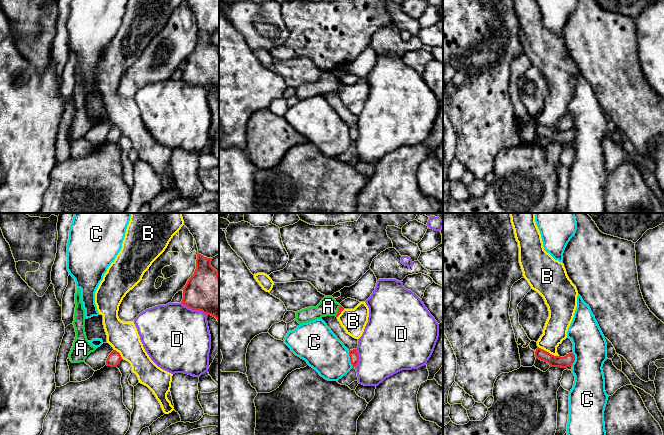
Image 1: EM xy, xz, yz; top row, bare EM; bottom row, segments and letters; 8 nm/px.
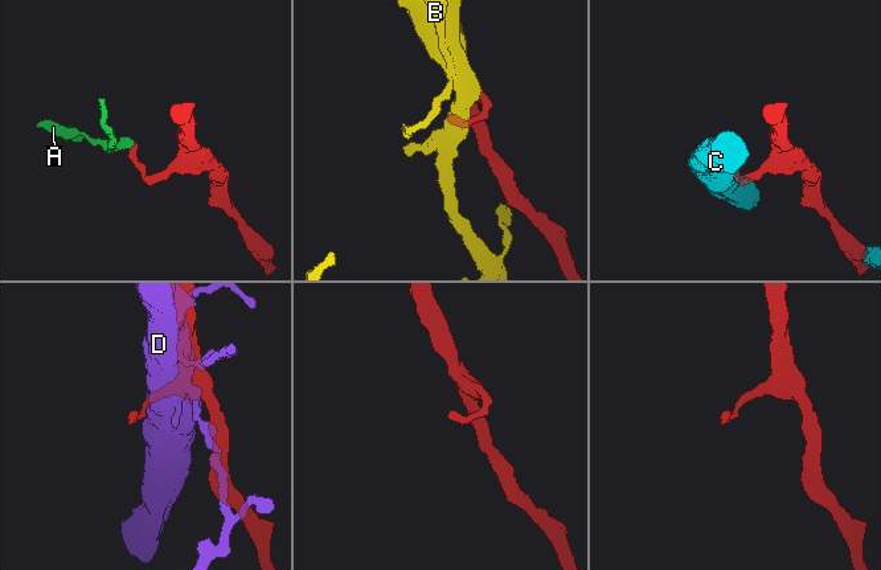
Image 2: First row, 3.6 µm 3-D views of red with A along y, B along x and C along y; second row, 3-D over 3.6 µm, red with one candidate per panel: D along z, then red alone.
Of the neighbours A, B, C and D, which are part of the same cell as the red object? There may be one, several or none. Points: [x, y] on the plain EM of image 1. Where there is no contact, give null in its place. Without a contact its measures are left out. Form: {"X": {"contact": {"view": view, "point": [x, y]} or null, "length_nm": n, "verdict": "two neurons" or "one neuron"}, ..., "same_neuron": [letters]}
{"A": {"contact": {"view": "xz", "point": [338, 86]}, "length_nm": 100, "verdict": "two neurons"}, "B": {"contact": {"view": "yz", "point": [548, 128]}, "length_nm": 190, "verdict": "two neurons"}, "C": {"contact": {"view": "xz", "point": [350, 135]}, "length_nm": 130, "verdict": "two neurons"}, "D": {"contact": {"view": "xy", "point": [194, 85]}, "length_nm": 240, "verdict": "two neurons"}, "same_neuron": []}

